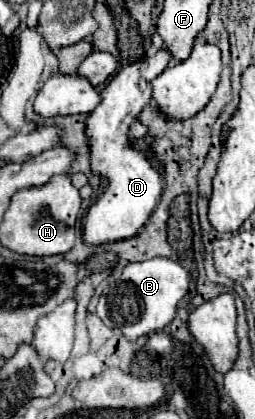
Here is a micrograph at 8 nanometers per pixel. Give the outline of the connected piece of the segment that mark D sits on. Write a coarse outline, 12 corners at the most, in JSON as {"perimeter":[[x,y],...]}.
{"perimeter":[[163,46],[121,68],[87,118],[91,172],[109,180],[83,236],[137,236],[163,178],[129,128],[167,68]]}

